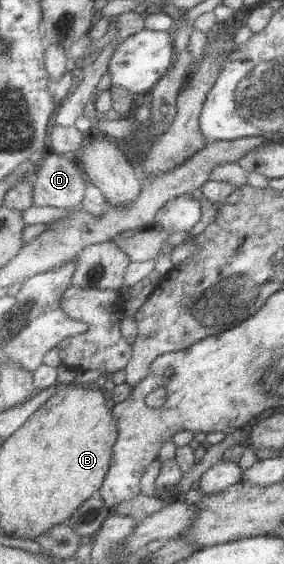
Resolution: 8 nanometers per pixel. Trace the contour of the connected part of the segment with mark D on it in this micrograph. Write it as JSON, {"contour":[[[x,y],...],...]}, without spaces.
{"contour":[[[46,152],[34,178],[34,203],[40,207],[75,207],[83,203],[89,178],[71,154]]]}

